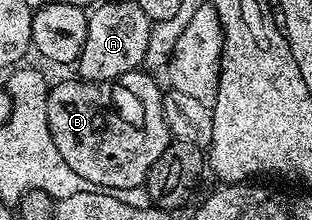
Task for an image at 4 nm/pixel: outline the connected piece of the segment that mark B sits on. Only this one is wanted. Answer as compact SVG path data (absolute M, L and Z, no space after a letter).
M134 70L123 74L120 80L90 82L80 78L54 83L47 98L47 122L55 147L63 154L79 178L87 178L97 190L121 190L144 185L151 166L159 162L163 150L171 142L169 127L163 118L163 88L160 88L148 71Z

